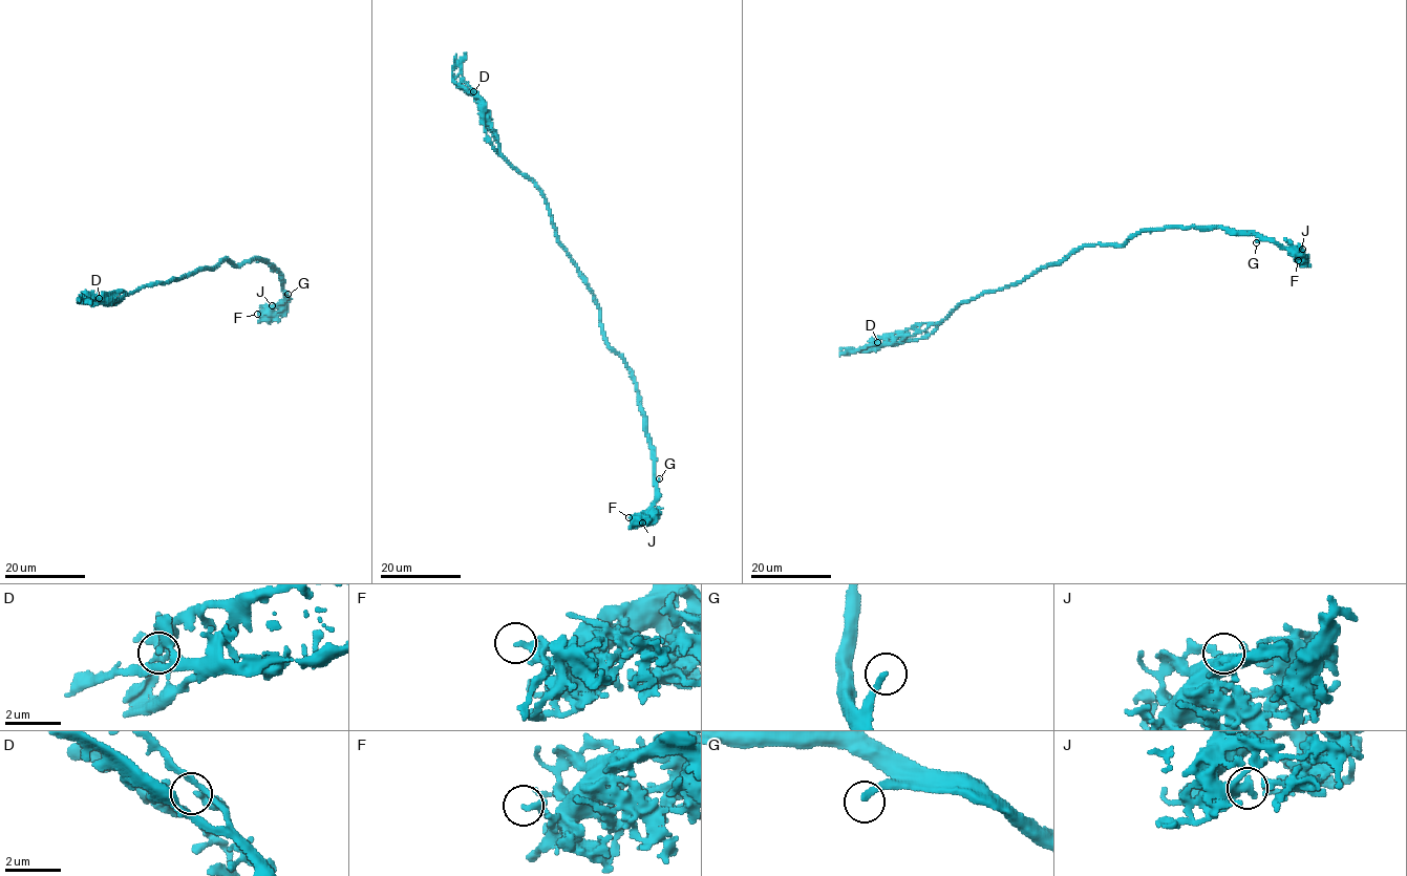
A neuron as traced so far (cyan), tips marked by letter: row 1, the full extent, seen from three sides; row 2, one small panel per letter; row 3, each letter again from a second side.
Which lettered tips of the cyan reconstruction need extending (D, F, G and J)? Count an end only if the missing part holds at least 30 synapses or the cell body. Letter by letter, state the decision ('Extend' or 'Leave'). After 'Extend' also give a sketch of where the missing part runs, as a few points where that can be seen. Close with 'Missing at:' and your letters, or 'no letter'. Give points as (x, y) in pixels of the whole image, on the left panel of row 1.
D: Leave
F: Leave
G: Extend. Course of what is missing: (288, 294), (302, 299), (340, 297), (361, 324)
J: Leave
Missing at: G

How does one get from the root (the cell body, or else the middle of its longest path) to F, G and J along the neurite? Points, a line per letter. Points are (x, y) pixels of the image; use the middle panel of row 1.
F: (589, 284), (600, 311), (602, 337), (623, 360), (635, 383), (654, 460), (656, 499), (634, 519), (629, 517)
G: (589, 284), (600, 311), (602, 337), (623, 360), (635, 383), (653, 453), (654, 482), (659, 478)
J: (589, 284), (600, 311), (602, 337), (623, 360), (635, 383), (653, 453), (656, 499), (637, 521), (642, 522)

